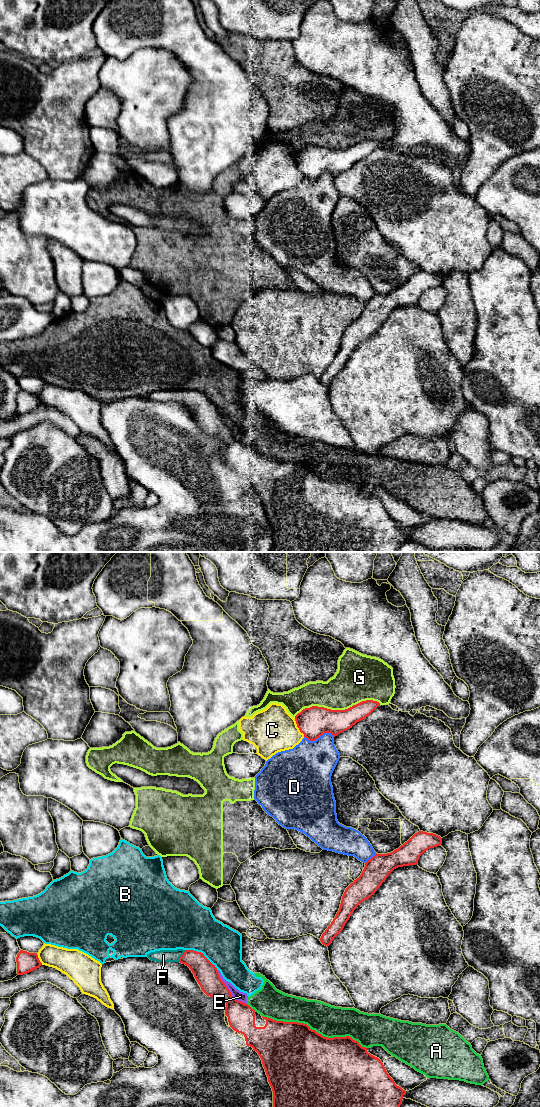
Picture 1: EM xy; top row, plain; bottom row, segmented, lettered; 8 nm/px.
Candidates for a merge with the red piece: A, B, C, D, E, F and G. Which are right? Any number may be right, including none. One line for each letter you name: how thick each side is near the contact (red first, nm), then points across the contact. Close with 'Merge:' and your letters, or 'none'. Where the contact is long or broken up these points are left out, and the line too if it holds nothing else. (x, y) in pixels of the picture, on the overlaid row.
F: 190/100 nm | across xy (206, 974), (189, 957), (181, 956), (163, 955)
Merge: F

